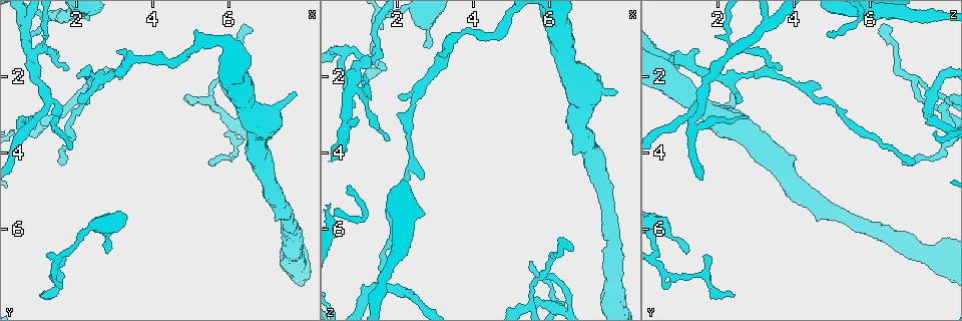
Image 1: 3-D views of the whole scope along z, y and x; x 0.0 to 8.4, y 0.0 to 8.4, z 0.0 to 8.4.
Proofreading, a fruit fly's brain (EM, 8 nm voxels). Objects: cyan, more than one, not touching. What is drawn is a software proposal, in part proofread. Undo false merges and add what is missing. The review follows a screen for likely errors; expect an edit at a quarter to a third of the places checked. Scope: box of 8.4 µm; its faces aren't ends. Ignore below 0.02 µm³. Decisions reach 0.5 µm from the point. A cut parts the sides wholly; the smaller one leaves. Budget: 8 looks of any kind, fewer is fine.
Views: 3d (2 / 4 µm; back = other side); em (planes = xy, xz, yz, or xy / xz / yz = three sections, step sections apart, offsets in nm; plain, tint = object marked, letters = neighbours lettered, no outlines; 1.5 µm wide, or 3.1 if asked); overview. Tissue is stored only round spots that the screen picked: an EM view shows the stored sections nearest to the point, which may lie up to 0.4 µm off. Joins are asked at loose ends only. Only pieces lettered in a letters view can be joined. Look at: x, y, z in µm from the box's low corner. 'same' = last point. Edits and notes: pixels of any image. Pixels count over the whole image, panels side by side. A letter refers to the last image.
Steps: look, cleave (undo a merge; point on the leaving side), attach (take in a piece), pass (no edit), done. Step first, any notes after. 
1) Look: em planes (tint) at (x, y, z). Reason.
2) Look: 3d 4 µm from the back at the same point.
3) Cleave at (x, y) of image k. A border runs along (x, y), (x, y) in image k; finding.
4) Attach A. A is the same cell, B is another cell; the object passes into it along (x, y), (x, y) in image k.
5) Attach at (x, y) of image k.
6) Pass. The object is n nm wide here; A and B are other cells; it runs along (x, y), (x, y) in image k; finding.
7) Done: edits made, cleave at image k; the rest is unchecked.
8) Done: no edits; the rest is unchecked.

Look: 3d 4 µm at (1.70, 4.25, 7.20). End of a long branch.

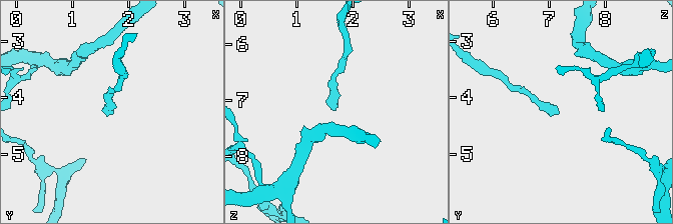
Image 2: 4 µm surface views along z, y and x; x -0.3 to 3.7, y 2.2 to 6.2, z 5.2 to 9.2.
Look: em planes (plain) at (1.65, 4.30, 7.20). Shape alone is not enough.

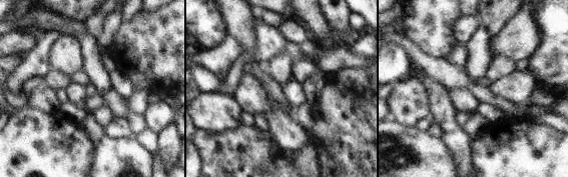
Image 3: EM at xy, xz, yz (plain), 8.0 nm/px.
Look: em planes (letters) at the same point.

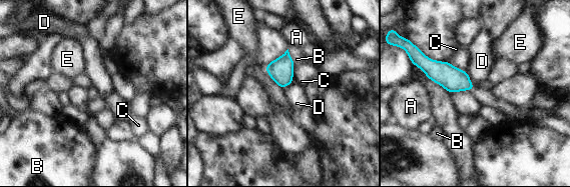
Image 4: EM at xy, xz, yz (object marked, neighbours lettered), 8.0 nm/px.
Pass. A, B, C, D and E are other cells; a border runs along (466, 71), (469, 80), (474, 85) in image 4; none of them fits.

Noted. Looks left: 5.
Look: em planes (letters) at (2.10, 2.65, 2.55). An open end.

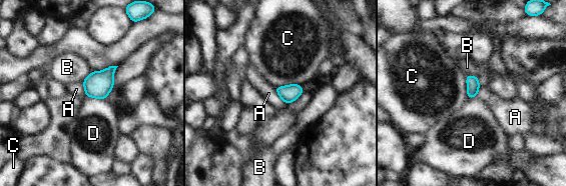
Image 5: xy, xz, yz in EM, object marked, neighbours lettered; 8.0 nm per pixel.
Pass. A, B, C and D are other cells; a border runs along (273, 88), (287, 104) in image 5; no lettered piece goes on from it.

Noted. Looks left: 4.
Look: 3d 2 µm at (1.00, 7.70, 2.40). Branch stops here.

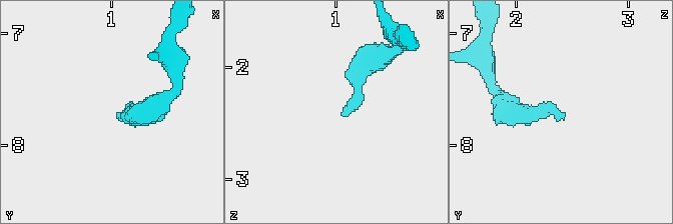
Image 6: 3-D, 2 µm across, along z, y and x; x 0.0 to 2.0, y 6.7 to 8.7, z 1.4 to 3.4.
Look: em xz step 8 (letters) at (1.04, 7.76, 2.44). Shape alone is not enough.

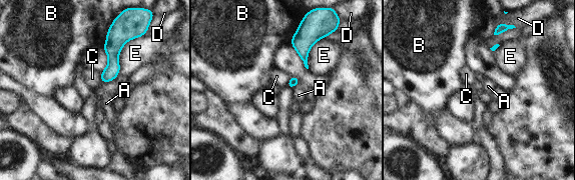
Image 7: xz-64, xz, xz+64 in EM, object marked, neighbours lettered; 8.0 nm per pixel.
Pass. A, B, C, D and E are other cells; a border runs along (100, 72), (101, 83) in image 7; no lettered piece goes on from it.

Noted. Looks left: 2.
Done: no edits; the rest is unchecked.

